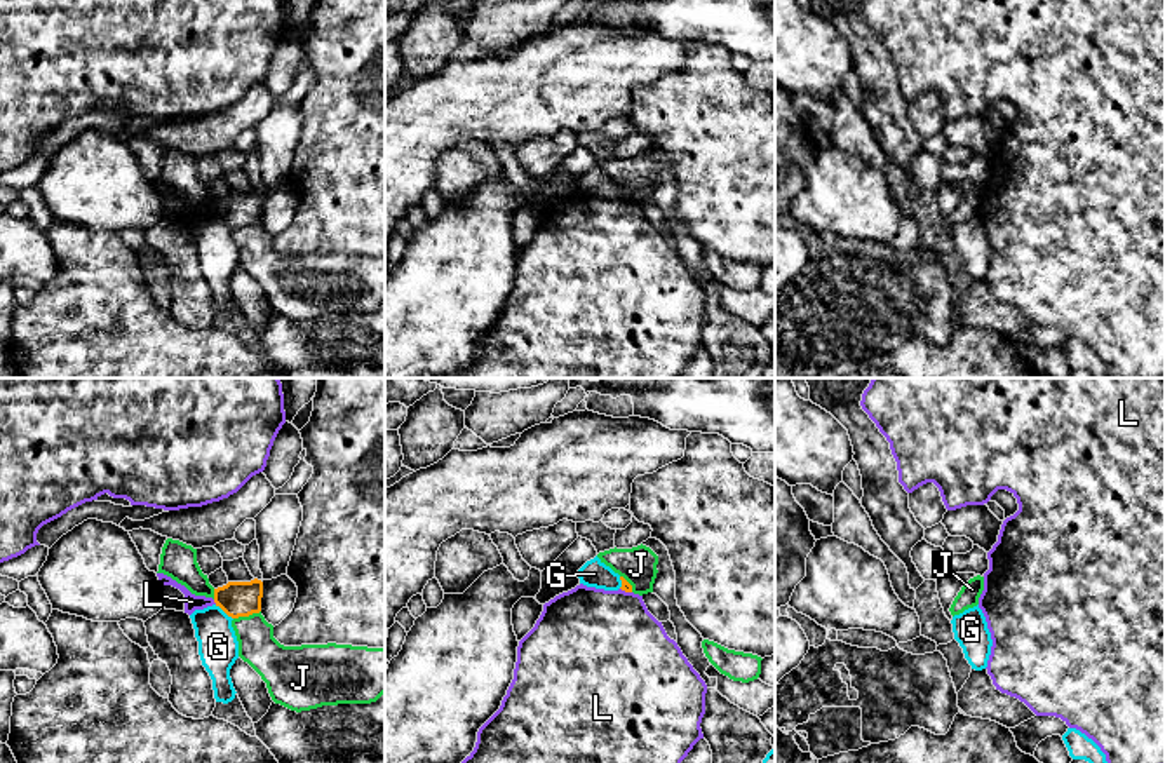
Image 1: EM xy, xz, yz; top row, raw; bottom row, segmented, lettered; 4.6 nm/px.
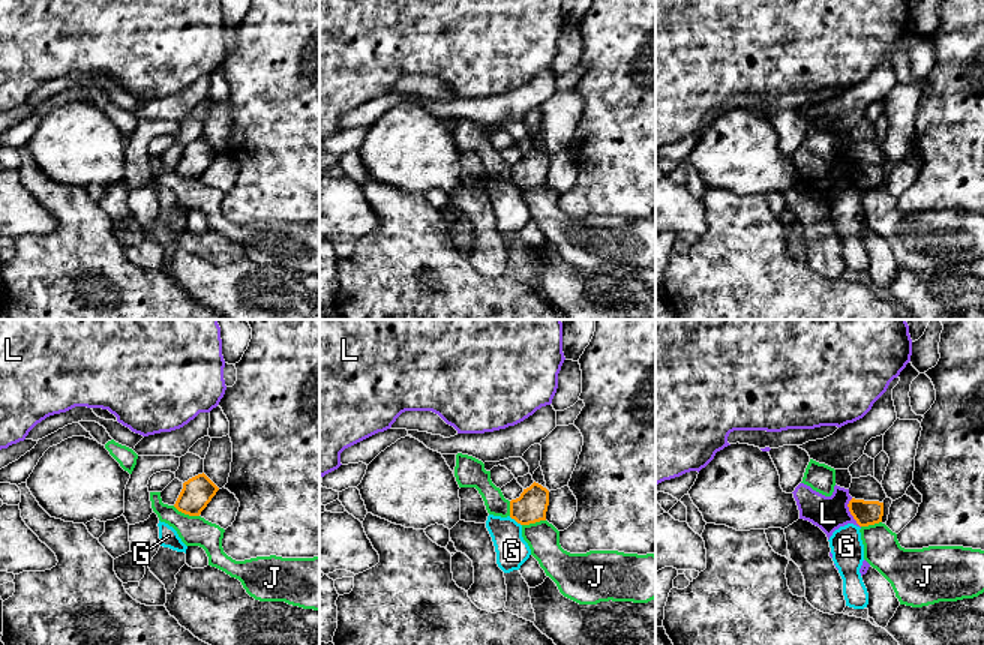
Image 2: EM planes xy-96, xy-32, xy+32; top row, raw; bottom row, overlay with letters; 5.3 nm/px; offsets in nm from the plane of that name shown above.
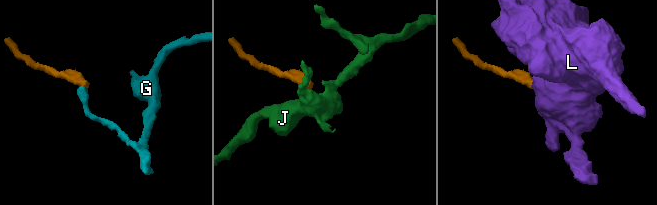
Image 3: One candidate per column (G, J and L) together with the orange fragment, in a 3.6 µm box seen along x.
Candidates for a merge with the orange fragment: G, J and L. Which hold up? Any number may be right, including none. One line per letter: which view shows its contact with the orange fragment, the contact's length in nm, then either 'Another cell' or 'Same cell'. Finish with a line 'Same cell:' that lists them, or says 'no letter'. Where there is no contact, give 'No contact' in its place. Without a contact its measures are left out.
G: Touches orange in xy. Shared border 110 nm. Another cell
J: Touches orange in xy. Shared border 130 nm. Another cell
L: Touches orange in xy. Shared border 30 nm. Another cell
Same cell: no letter

